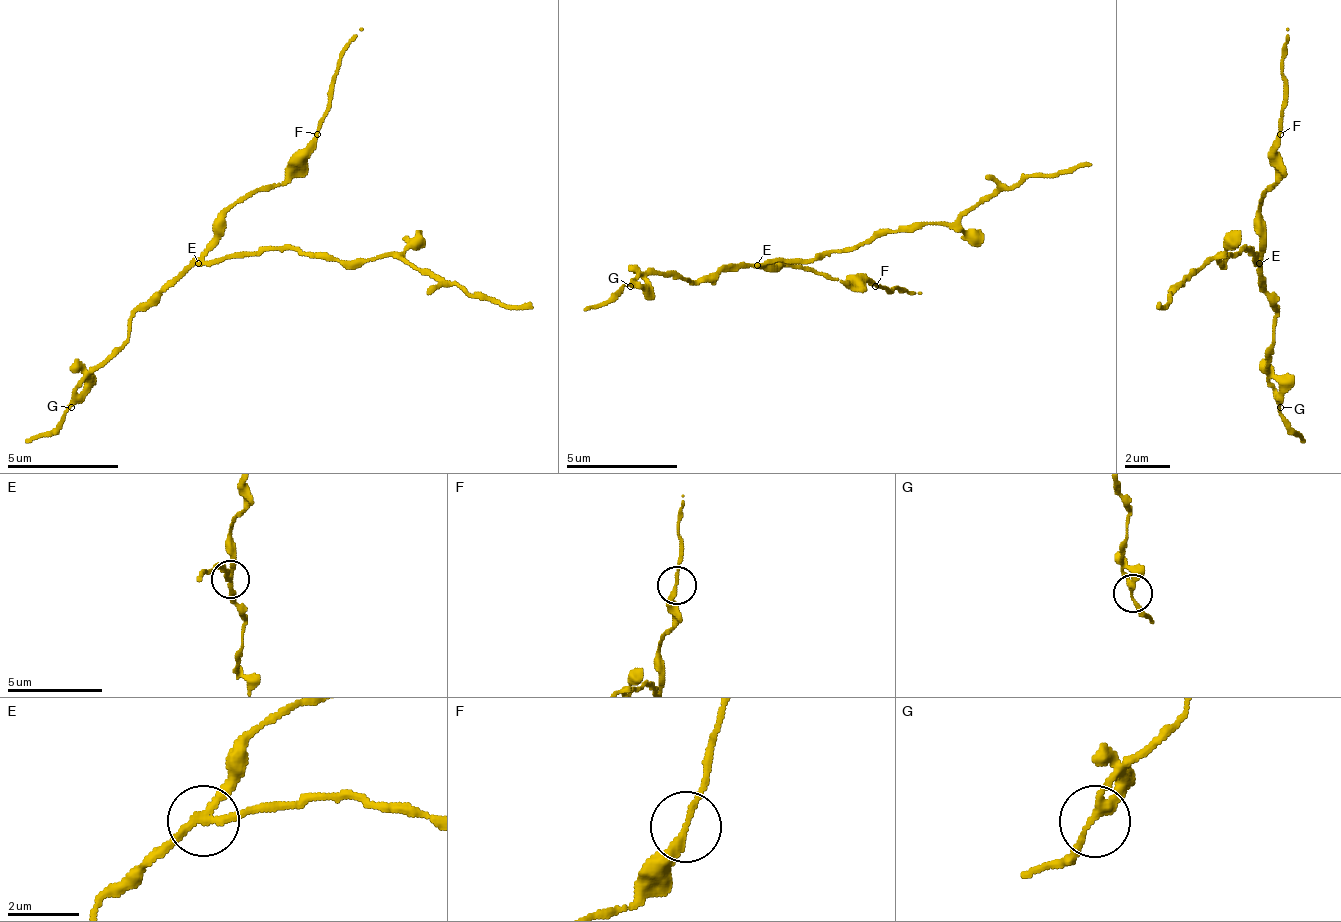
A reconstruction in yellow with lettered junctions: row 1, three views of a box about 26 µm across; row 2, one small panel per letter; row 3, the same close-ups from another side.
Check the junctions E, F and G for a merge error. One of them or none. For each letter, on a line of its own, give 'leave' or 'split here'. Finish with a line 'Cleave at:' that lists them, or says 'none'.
E: split here
F: leave
G: leave
Cleave at: E

